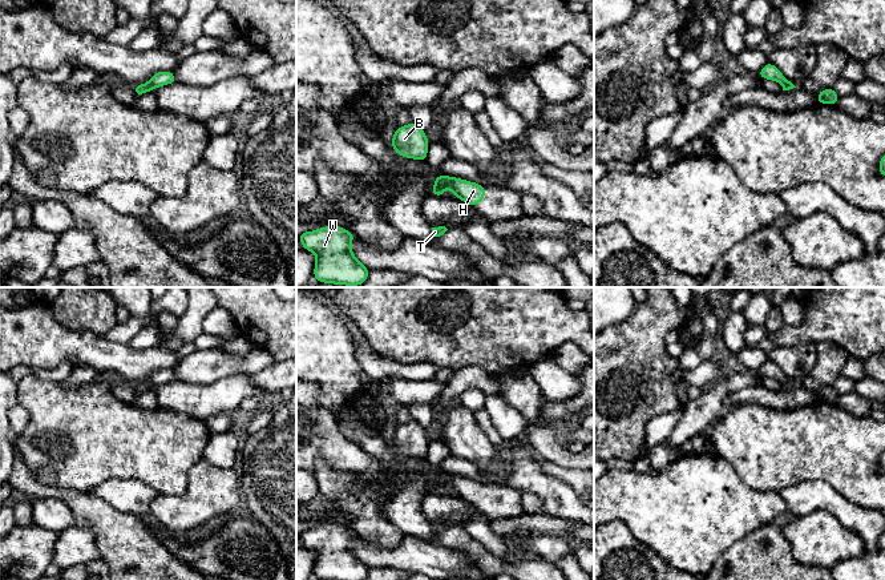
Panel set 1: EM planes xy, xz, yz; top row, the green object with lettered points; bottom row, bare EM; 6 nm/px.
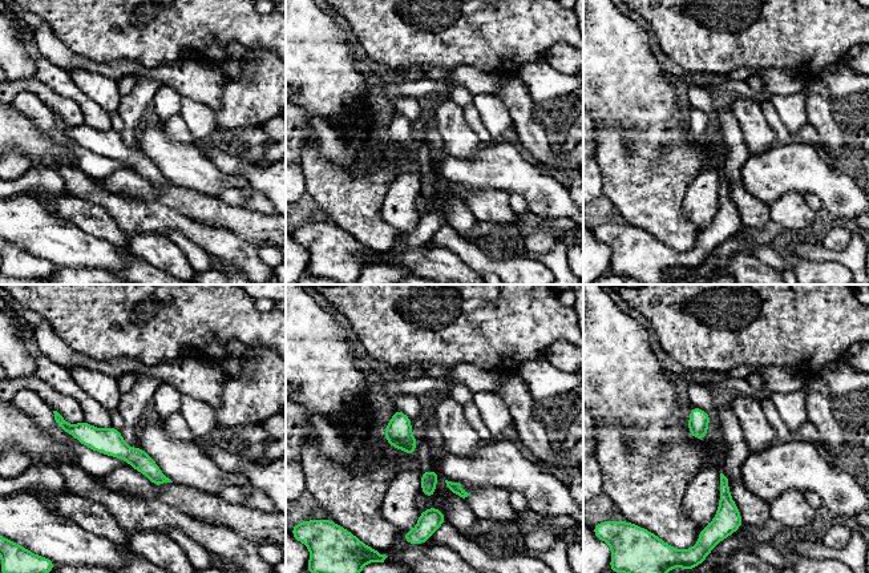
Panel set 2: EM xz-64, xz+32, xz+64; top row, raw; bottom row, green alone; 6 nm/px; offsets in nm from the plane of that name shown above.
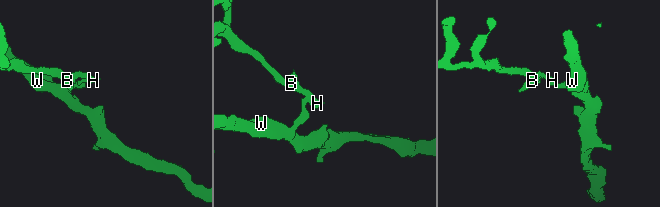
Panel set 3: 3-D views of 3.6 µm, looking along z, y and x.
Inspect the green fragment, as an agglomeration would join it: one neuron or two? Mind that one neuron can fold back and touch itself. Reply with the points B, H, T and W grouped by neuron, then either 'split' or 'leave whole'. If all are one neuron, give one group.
B H / T W; split

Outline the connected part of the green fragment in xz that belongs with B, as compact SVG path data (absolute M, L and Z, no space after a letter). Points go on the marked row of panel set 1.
M413 120L395 130L389 145L400 157L427 161L429 140Z

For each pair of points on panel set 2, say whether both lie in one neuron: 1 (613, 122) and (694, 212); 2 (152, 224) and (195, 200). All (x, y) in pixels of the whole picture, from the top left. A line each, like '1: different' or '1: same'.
1: different
2: different

